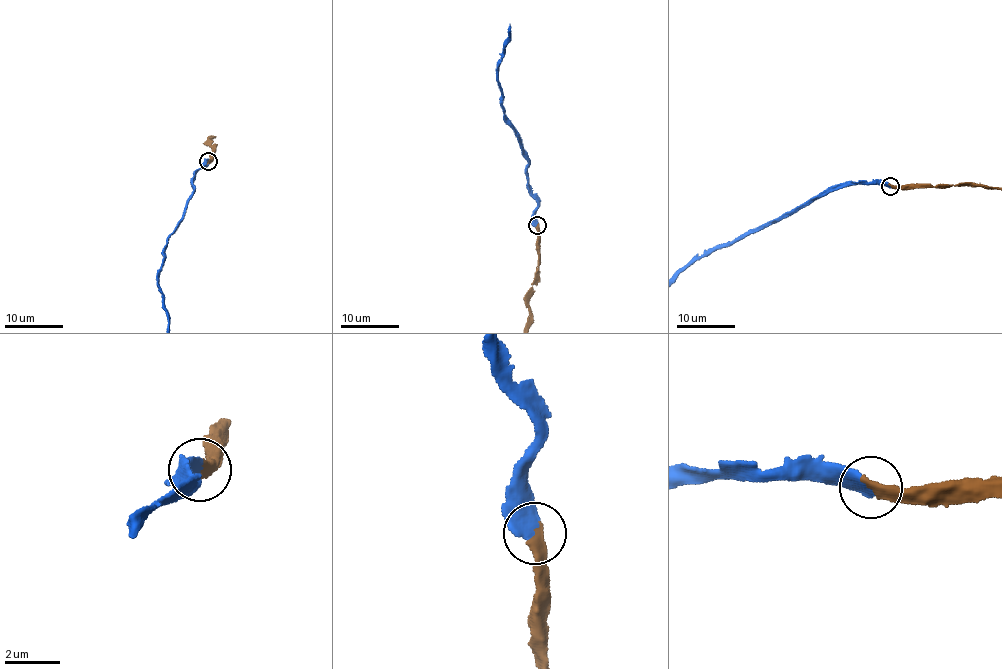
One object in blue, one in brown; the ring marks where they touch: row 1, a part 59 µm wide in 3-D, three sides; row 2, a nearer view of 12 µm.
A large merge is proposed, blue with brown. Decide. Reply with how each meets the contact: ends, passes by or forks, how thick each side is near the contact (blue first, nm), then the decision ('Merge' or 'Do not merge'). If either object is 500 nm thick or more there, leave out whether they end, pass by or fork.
At the ring blue ends. At the ring brown ends. Thickness 460 nm (blue) against 400 nm. Merge

